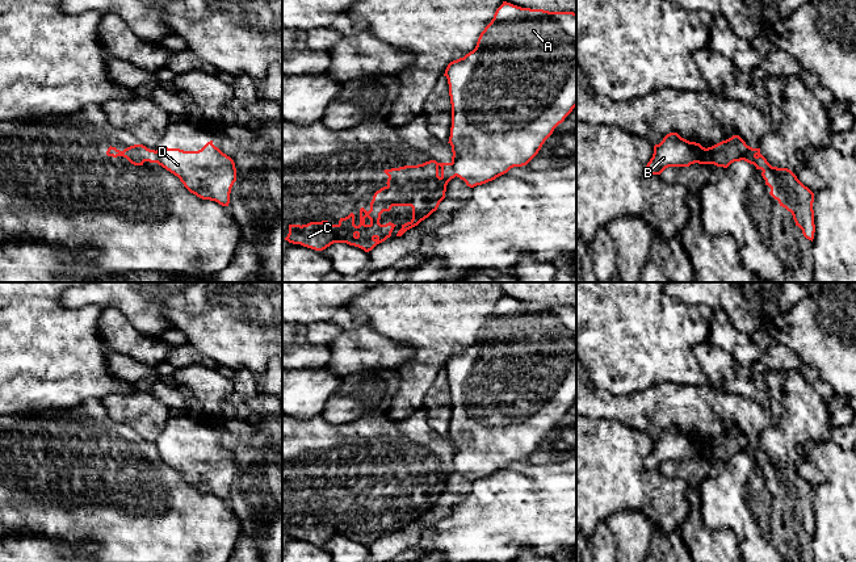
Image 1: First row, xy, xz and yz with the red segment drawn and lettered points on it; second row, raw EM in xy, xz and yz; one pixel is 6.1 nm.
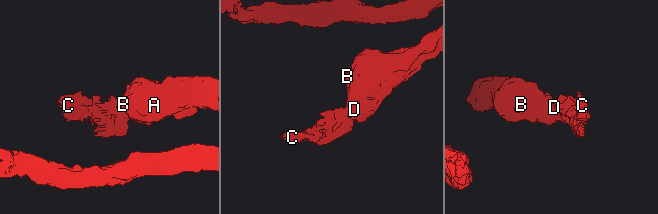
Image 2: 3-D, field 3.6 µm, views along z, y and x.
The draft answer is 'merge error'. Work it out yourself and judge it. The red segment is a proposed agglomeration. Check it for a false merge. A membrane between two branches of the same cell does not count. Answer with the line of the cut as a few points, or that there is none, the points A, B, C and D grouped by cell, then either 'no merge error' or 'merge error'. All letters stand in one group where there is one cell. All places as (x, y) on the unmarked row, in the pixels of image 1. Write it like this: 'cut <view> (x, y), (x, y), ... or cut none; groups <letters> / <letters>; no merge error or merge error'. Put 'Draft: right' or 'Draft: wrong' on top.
Draft: right
cut xz (450, 457), (456, 469); groups A B D / C; merge error

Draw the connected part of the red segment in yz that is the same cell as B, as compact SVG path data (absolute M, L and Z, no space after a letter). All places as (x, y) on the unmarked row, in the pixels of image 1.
M670 427L654 440L653 452L645 465L647 469L660 469L668 461L689 461L695 457L727 462L740 454L754 458L759 448L760 443L747 440L739 429L705 443L700 437L681 432L677 427Z

